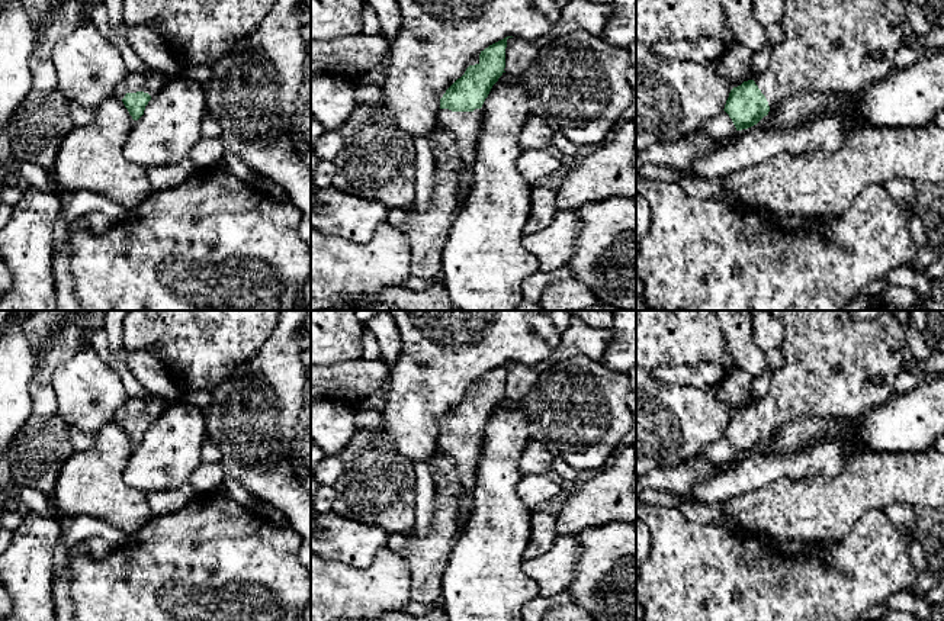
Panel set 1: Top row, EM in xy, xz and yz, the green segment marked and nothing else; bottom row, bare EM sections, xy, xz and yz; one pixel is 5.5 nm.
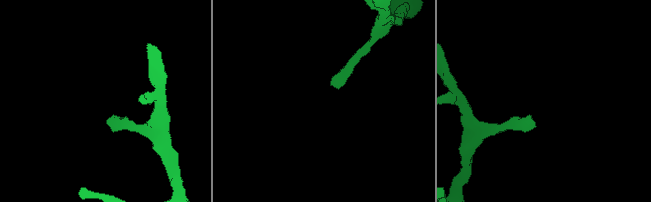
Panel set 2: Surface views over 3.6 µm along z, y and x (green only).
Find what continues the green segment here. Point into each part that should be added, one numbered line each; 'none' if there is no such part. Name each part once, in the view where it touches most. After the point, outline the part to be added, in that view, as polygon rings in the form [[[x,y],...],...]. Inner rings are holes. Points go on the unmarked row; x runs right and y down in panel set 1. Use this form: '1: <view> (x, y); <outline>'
1: xz (465, 451); [[[440,434],[437,447],[455,461],[457,469],[460,482],[457,525],[460,530],[472,509],[472,492],[476,483],[476,469],[482,456],[484,438],[482,434],[475,434],[473,437]]]

